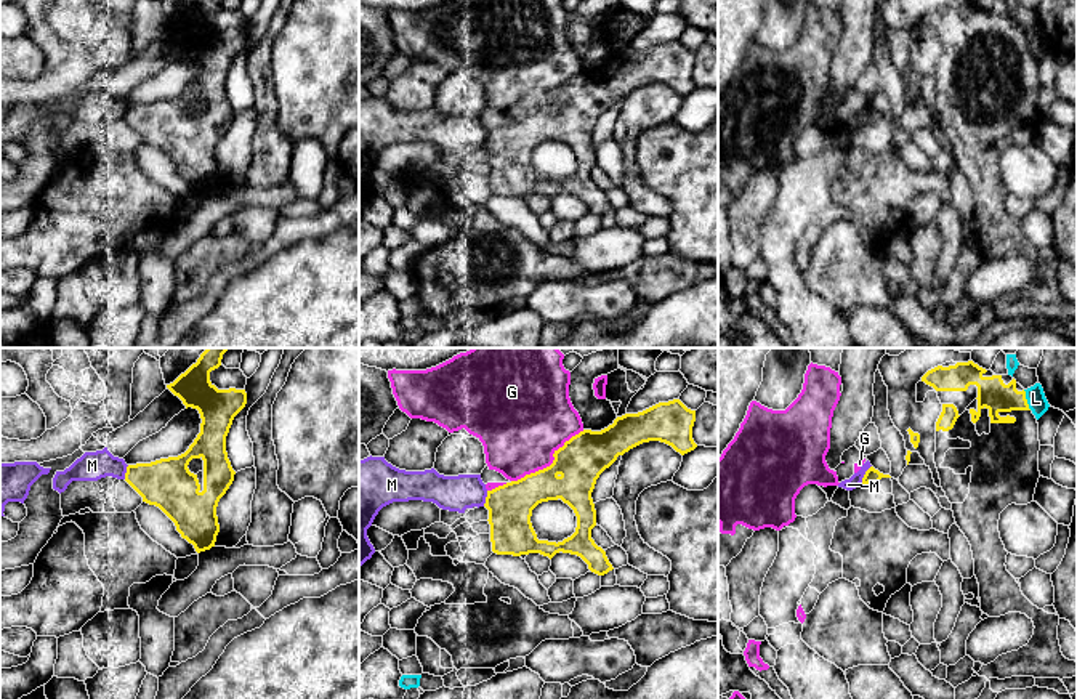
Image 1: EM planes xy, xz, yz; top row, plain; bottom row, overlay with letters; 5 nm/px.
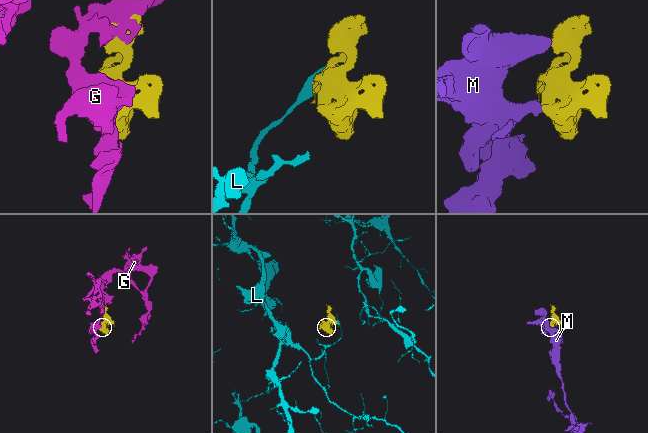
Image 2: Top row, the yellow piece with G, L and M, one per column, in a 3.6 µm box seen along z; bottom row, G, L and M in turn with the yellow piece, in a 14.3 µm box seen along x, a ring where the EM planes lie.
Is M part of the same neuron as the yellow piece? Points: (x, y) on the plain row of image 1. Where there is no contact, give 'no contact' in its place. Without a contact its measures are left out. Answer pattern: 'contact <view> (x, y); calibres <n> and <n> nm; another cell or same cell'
contact yz (864, 116); calibres 70 and 70 nm; another cell

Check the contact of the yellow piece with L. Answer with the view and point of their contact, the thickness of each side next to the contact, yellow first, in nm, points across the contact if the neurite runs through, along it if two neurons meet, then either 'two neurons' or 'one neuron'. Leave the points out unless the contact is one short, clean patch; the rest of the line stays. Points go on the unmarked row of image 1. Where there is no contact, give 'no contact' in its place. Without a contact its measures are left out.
contact yz (1026, 40); calibres 160 and 100 nm; two neurons

